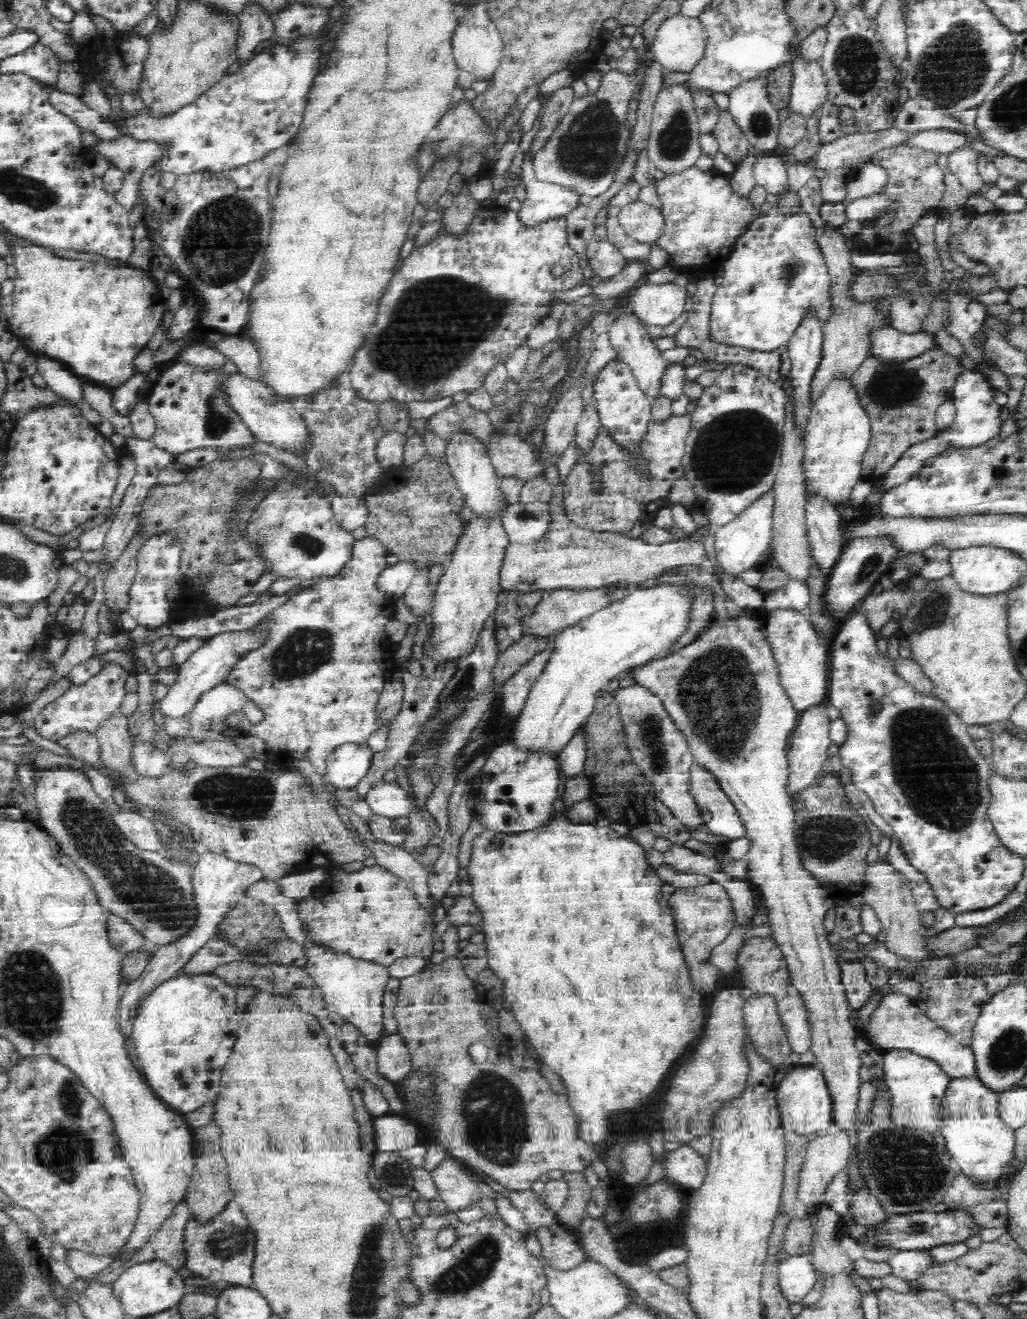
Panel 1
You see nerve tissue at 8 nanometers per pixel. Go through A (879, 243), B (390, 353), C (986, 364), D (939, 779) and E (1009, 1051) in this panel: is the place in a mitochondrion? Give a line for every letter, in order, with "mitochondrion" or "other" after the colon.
A: other
B: mitochondrion
C: other
D: mitochondrion
E: mitochondrion

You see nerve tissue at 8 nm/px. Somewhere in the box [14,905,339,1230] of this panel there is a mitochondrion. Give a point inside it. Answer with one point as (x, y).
(67, 1145)

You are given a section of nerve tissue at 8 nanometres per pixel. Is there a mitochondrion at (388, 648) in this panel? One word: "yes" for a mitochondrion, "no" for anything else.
no

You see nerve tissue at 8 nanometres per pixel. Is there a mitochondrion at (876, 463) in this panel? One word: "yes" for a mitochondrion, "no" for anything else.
no

